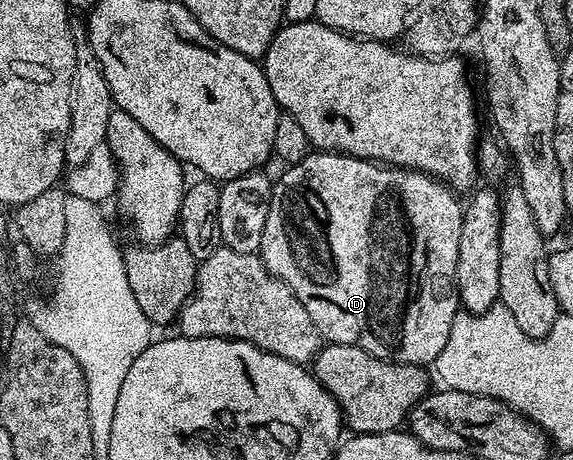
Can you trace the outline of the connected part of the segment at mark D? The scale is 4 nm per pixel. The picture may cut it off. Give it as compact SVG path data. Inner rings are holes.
M314 150L306 159L286 166L285 172L273 184L273 196L271 197L271 209L267 213L267 226L263 228L263 241L261 242L260 256L263 265L271 275L274 275L279 281L283 281L291 289L291 293L295 293L295 297L299 297L299 301L303 305L303 309L307 309L307 313L311 313L311 321L315 321L315 325L319 329L322 340L331 343L342 343L343 345L355 345L359 349L363 349L367 353L371 353L380 359L390 359L392 363L416 363L418 365L436 364L439 353L443 353L443 345L447 345L447 337L451 333L451 325L453 319L459 314L459 300L457 298L457 262L459 261L459 229L461 228L461 212L463 203L446 184L441 180L433 178L431 175L424 175L422 171L410 171L399 167L390 167L382 165L372 159L357 159L353 155L342 155L336 151L318 151Z

